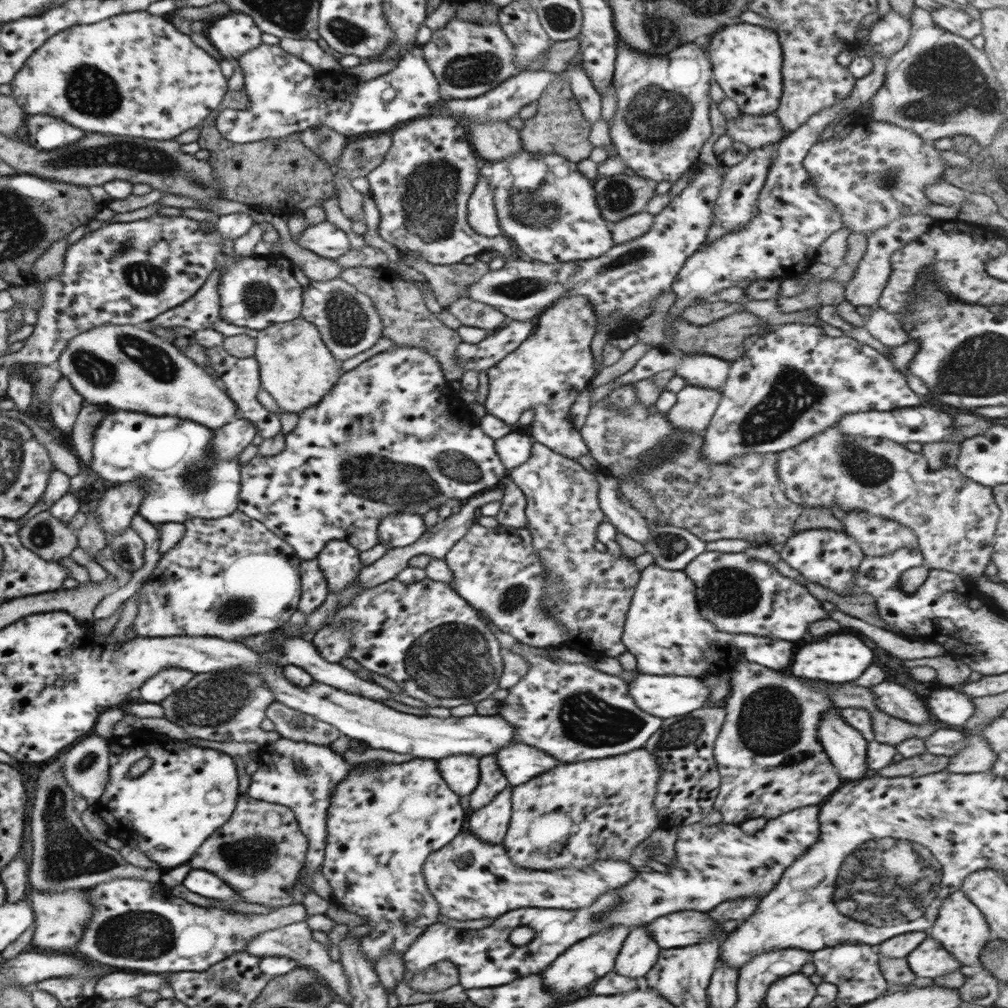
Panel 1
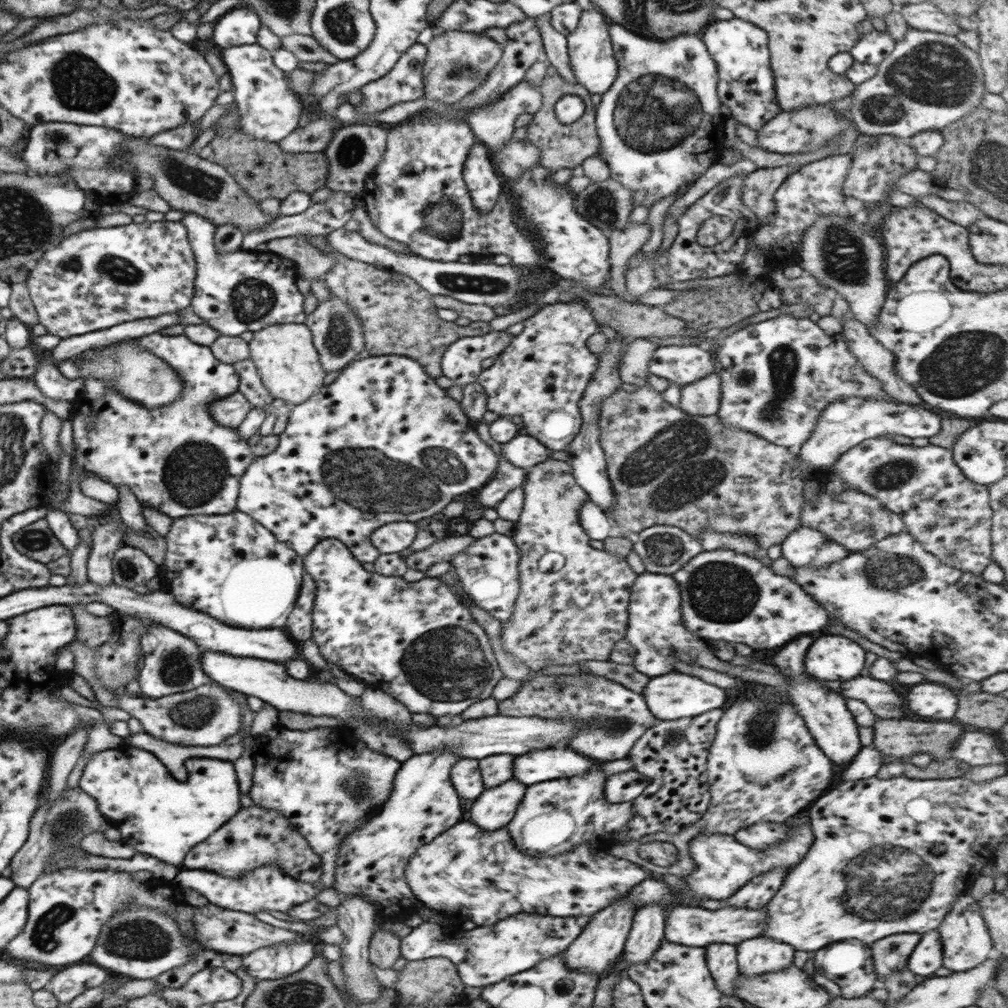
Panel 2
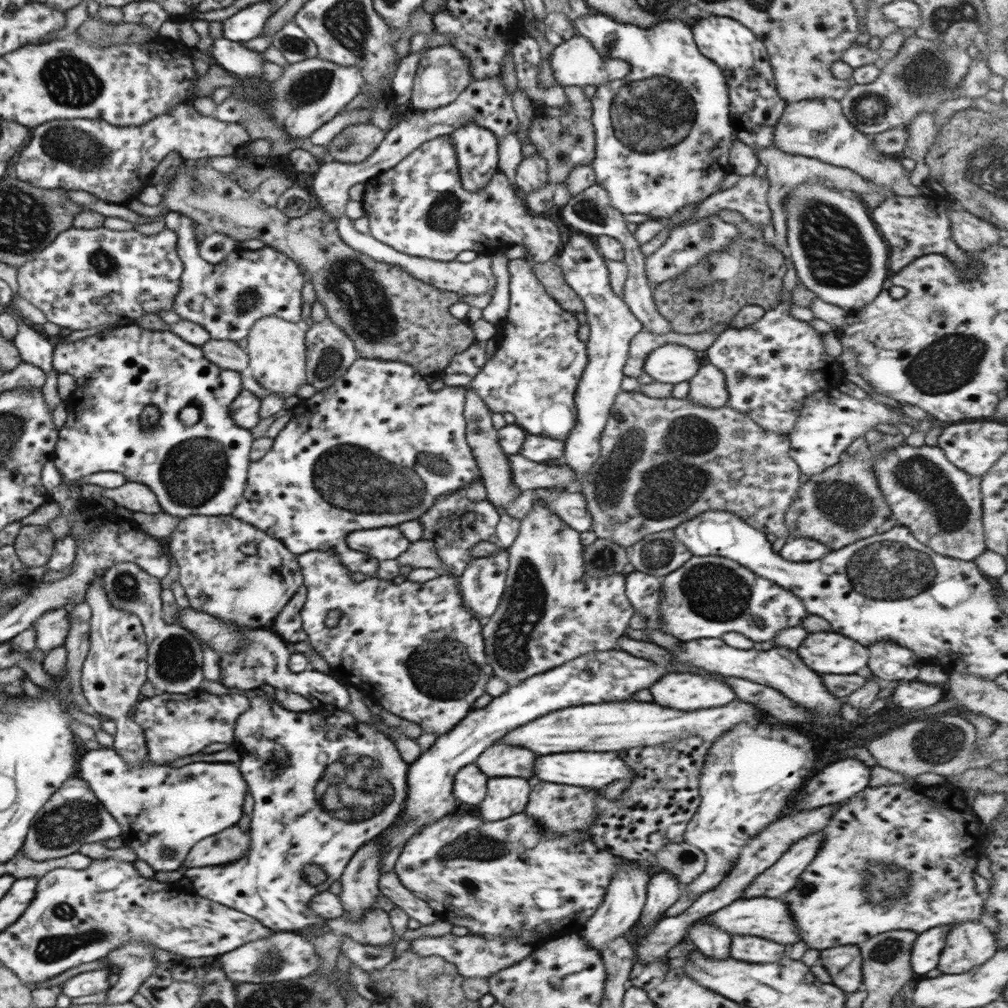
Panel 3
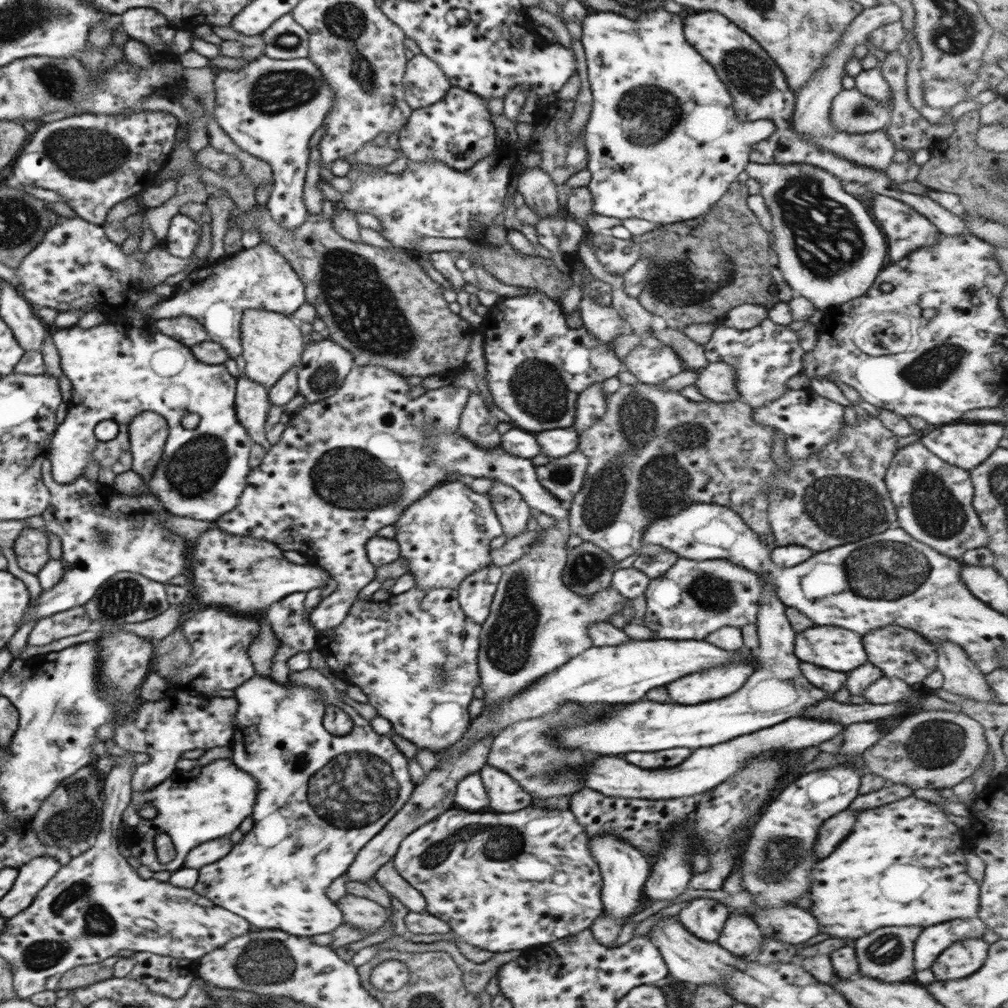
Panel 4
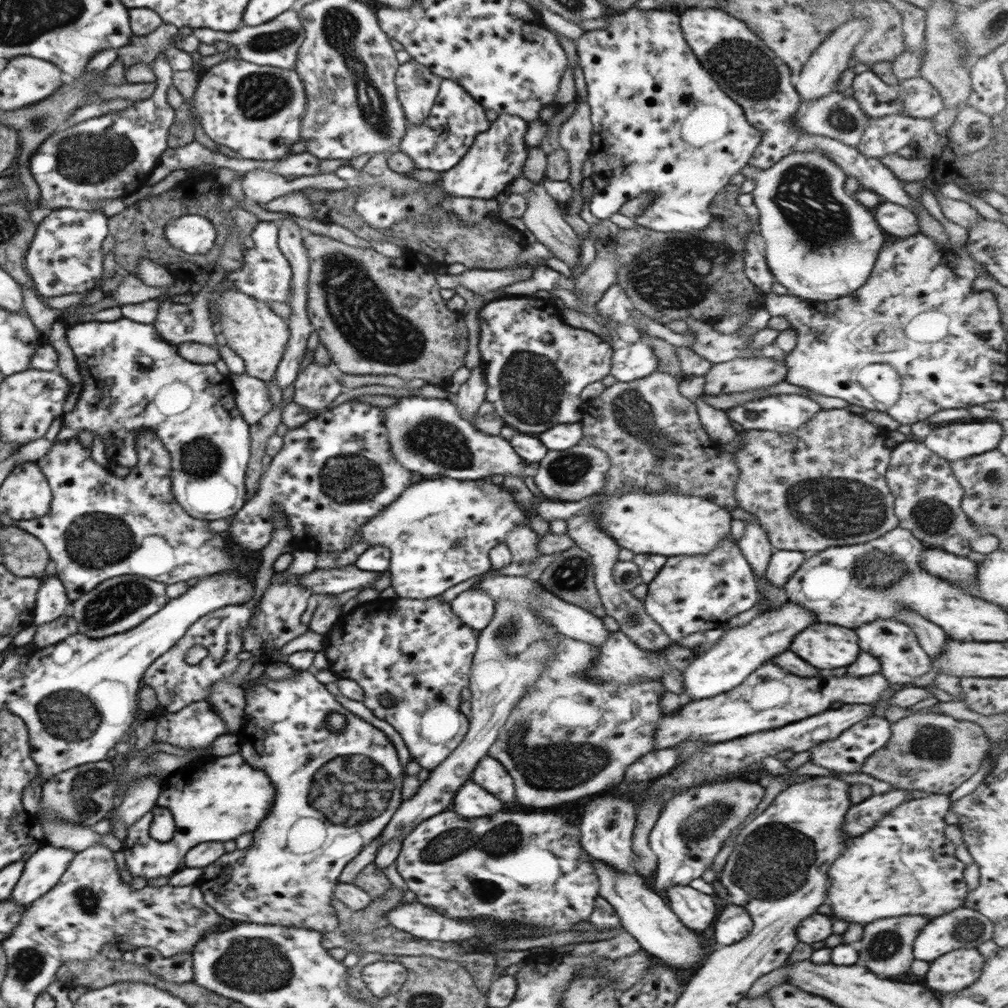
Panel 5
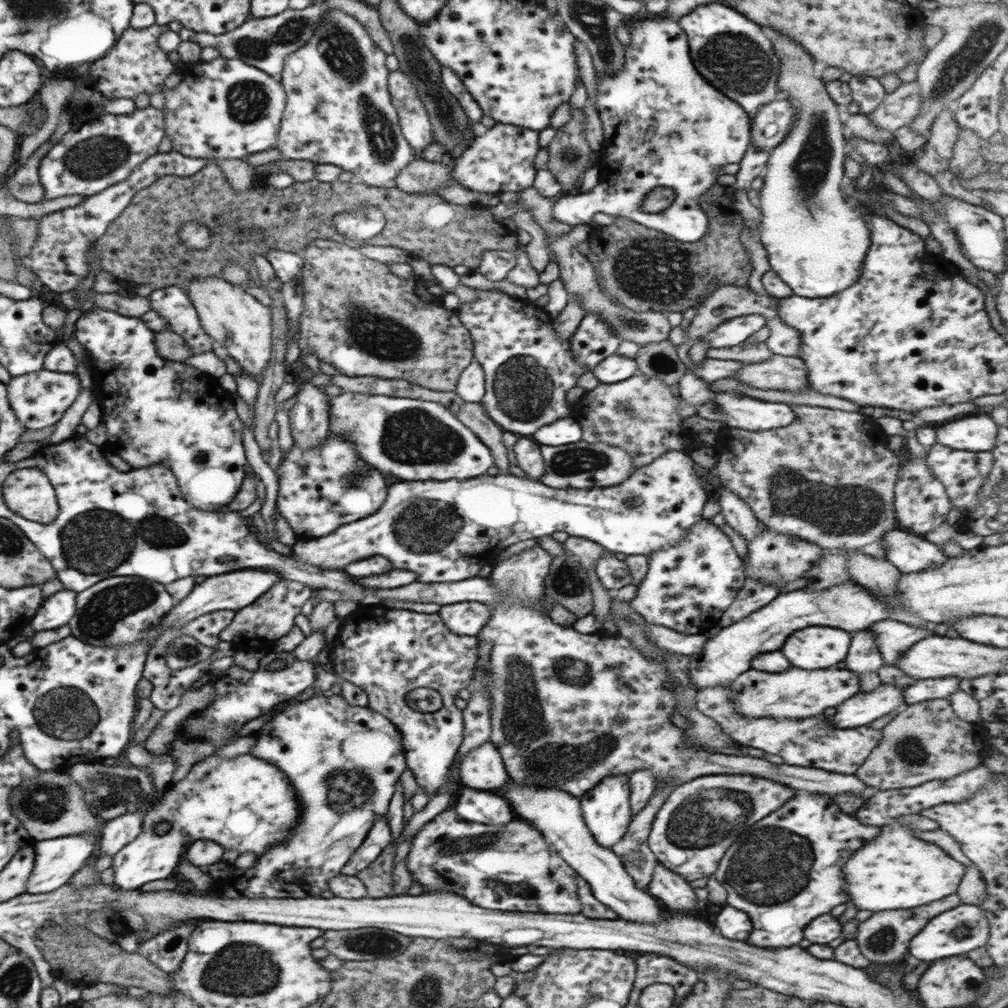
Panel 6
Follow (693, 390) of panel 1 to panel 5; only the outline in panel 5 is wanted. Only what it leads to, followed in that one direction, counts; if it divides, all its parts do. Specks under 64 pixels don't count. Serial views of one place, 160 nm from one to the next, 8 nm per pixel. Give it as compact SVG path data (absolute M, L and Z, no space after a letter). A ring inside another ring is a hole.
M770 357L736 358L719 364L704 376L704 396L752 391L780 384L788 375L785 362Z

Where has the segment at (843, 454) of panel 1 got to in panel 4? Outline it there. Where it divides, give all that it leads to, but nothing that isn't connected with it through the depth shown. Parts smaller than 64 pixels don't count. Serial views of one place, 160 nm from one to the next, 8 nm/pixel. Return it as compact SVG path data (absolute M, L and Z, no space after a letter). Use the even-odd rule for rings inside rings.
M914 442L904 446L904 448L897 449L890 466L887 468L885 483L896 510L896 525L907 531L912 538L927 544L944 556L954 557L955 559L960 559L962 553L966 550L988 546L989 534L985 531L972 505L974 487L969 471L948 464L933 452L930 452L930 449L926 449L920 442Z

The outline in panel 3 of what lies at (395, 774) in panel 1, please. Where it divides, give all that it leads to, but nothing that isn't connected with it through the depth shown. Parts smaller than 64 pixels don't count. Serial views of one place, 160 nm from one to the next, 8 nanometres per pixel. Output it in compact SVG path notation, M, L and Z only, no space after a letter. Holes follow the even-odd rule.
M612 649L608 652L590 652L585 655L577 656L574 660L567 660L566 664L558 665L556 668L552 668L552 670L530 676L530 678L520 681L517 685L511 685L502 695L494 697L488 706L473 709L455 728L451 728L450 732L438 737L436 742L427 751L423 752L416 762L409 765L407 799L402 812L398 815L395 822L378 836L380 837L382 852L384 852L384 857L382 857L382 861L380 861L380 874L394 871L396 860L398 860L400 854L402 854L404 844L406 844L408 840L411 840L411 837L417 835L425 826L456 811L459 802L453 795L455 774L466 765L474 763L489 746L492 746L507 732L531 720L536 720L549 712L562 710L564 708L584 704L600 704L629 700L635 692L642 690L642 688L650 688L656 680L660 680L660 678L666 676L668 672L670 672L670 670L660 668L660 664L656 664L656 662L652 662L652 660L646 660L646 658L640 658L639 656L634 656L622 650L618 651Z

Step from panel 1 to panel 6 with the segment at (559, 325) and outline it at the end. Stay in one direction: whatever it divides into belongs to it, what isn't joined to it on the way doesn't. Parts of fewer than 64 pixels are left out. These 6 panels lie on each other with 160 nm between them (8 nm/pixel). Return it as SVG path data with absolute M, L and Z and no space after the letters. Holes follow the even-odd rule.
M490 289L486 292L480 291L480 298L475 301L460 303L455 311L471 334L474 360L480 364L485 375L485 396L481 404L485 413L496 422L496 425L499 425L504 432L528 438L546 424L573 416L566 394L568 390L577 386L578 379L582 375L592 372L592 369L576 361L569 343L571 337L557 336L553 319L542 307L538 308L528 299L520 301L498 289Z

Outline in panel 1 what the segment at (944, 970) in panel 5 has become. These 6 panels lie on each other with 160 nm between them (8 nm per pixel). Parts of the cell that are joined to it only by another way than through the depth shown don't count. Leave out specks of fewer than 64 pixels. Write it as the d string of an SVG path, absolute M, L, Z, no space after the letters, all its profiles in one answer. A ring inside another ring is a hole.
M960 890L942 900L938 917L928 934L940 942L962 964L964 970L969 971L979 961L979 956L989 941L990 928L982 912Z

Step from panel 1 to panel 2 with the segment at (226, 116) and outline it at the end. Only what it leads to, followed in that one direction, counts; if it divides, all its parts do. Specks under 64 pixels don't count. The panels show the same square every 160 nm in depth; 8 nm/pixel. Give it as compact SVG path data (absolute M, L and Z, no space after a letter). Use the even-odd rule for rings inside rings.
M259 44L219 48L233 84L233 95L239 111L239 126L235 128L255 139L278 142L296 130L300 114L306 111L304 100L290 89L287 73L273 63L273 53ZM413 44L404 54L400 55L397 63L382 78L373 80L360 88L364 100L360 105L355 106L359 114L356 124L373 124L372 114L382 112L397 102L408 102L424 96L425 88L422 78L423 62L427 55L427 45Z

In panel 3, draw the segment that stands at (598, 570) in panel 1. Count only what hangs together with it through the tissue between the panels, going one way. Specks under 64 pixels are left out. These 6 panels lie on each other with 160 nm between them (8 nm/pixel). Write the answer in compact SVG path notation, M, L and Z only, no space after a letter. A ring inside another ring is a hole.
M534 500L532 512L520 521L520 530L516 540L507 551L509 552L509 569L505 578L505 591L500 599L498 608L492 616L489 616L488 622L483 625L483 638L485 641L486 662L492 667L493 676L498 676L505 680L510 686L517 685L520 681L530 678L549 670L558 665L566 664L567 660L574 660L577 656L585 655L590 652L608 652L617 646L617 638L624 635L624 630L629 626L629 620L635 611L626 596L626 574L618 573L602 578L593 578L585 576L585 561L583 560L583 550L585 547L580 543L580 533L570 525L566 524L556 513L552 513L544 501Z

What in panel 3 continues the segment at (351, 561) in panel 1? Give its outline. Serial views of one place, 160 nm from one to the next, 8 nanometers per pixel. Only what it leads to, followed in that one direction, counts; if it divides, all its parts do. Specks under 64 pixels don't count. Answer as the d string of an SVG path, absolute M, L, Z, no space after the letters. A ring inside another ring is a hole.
M309 550L304 554L297 555L297 561L302 569L303 585L307 588L306 602L303 604L301 610L303 629L306 631L308 636L307 641L310 646L331 666L332 676L340 678L344 683L354 685L373 703L379 704L384 710L392 712L392 714L404 718L404 720L410 720L410 722L418 724L424 733L432 732L437 738L450 732L451 728L455 728L463 718L466 718L466 715L472 711L474 701L486 693L485 684L493 676L493 672L492 667L486 662L483 625L478 618L464 606L456 577L441 574L426 582L406 580L401 584L394 585L390 580L382 580L374 576L370 580L354 583L350 578L352 572L341 563L339 556L336 556L333 552ZM330 611L338 611L340 614L338 624L332 628L325 625L325 616L328 615Z

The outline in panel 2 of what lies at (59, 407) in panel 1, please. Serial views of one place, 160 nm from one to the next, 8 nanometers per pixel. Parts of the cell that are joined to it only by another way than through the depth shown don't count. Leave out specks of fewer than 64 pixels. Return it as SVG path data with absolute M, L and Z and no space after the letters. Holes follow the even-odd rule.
M38 354L38 370L33 376L38 390L58 402L72 404L78 394L84 390L84 379L68 380L59 372L58 365L53 360L48 360L44 354Z

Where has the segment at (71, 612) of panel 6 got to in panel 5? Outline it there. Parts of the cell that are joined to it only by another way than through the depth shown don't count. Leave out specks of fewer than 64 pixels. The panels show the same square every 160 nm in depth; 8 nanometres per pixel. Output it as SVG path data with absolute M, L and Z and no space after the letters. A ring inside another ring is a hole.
M57 575L44 576L40 585L35 602L33 622L36 626L48 624L53 620L69 613L71 600L68 598L67 590Z

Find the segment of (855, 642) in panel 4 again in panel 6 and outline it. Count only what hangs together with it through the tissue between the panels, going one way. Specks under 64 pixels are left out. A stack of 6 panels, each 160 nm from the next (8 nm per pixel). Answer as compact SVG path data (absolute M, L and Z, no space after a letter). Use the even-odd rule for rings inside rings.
M804 628L788 636L782 654L798 668L830 668L846 658L850 634L838 628Z

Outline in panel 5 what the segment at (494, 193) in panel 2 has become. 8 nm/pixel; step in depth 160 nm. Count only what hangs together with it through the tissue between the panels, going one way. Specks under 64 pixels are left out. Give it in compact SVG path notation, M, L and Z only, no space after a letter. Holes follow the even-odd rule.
M442 79L430 114L420 126L408 123L406 134L400 141L399 150L409 156L417 169L446 172L464 158L476 135L486 132L490 125L491 122L486 117L486 109L476 102L465 88L456 81Z

